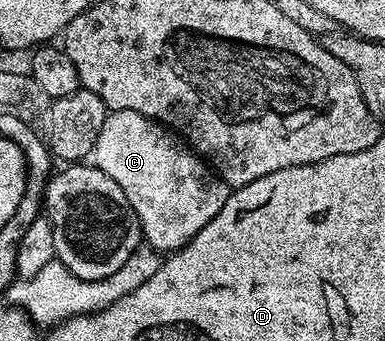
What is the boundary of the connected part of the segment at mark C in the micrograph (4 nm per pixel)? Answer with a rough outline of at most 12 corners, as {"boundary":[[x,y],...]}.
{"boundary":[[114,109],[91,161],[182,249],[231,192],[174,130]]}

